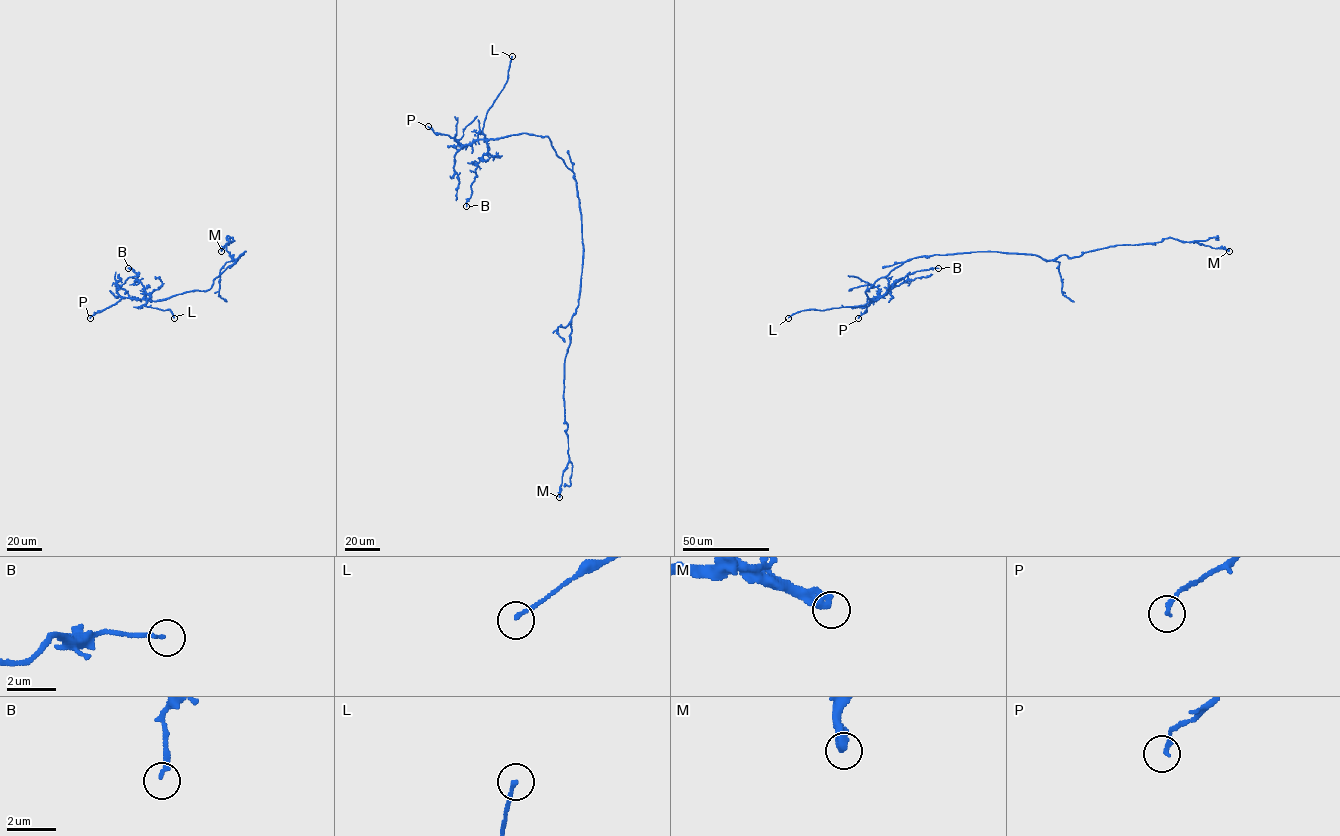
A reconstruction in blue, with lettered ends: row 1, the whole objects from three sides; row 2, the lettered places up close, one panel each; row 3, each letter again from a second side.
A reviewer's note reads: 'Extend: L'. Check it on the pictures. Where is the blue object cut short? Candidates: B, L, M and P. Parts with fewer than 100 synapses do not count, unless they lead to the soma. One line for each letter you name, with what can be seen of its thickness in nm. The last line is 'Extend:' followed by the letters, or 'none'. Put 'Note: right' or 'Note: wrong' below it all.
L: 140 nm thick
Extend: L
Note: right

